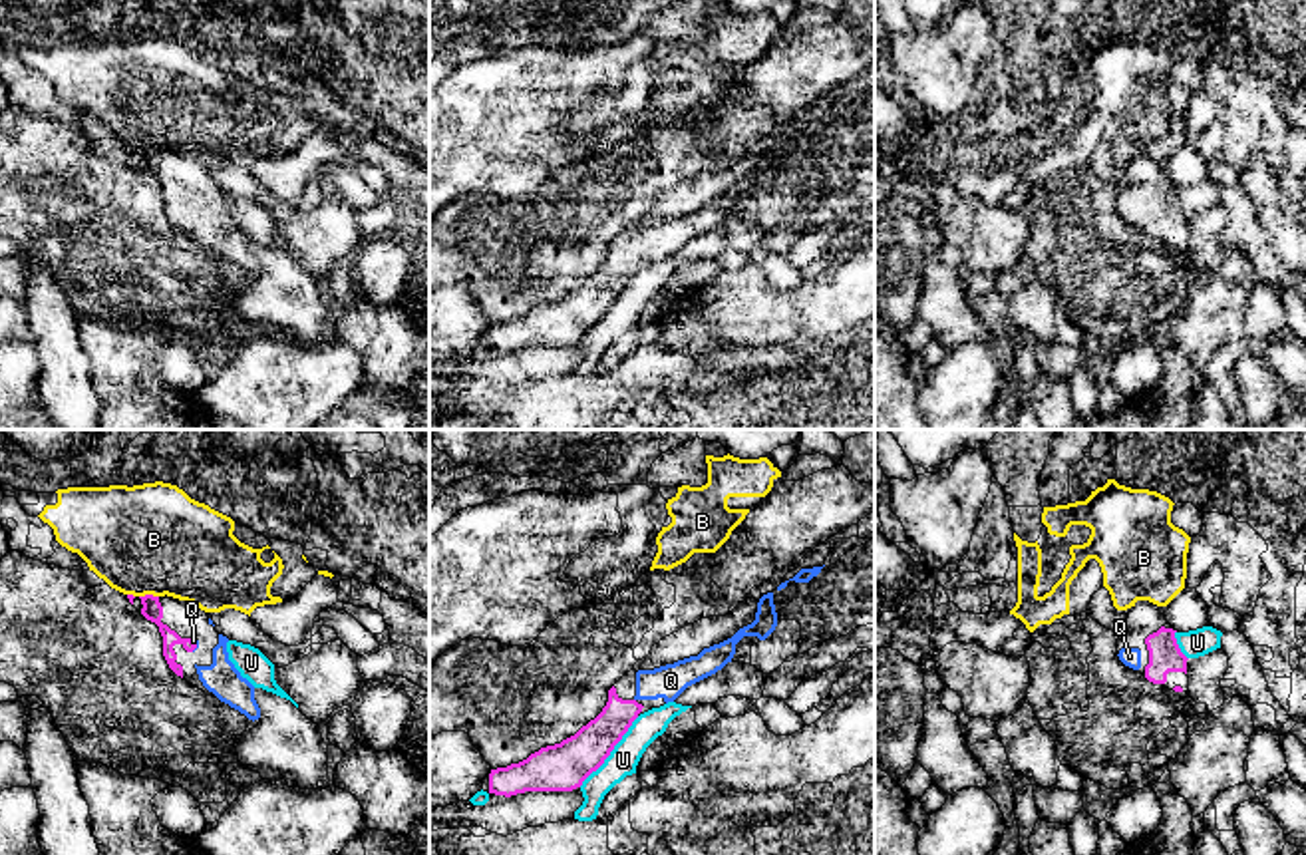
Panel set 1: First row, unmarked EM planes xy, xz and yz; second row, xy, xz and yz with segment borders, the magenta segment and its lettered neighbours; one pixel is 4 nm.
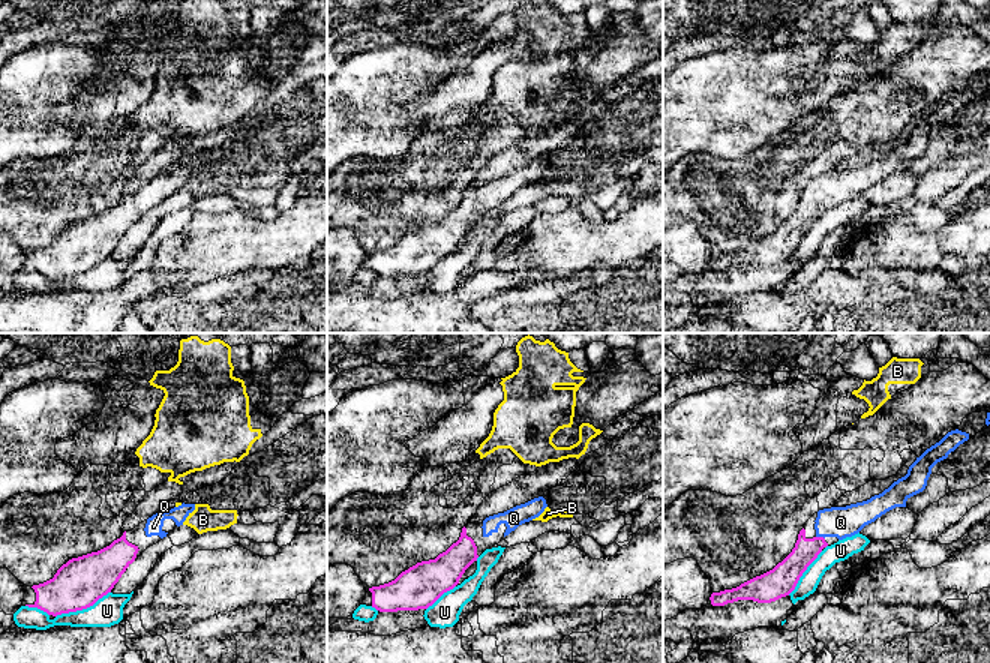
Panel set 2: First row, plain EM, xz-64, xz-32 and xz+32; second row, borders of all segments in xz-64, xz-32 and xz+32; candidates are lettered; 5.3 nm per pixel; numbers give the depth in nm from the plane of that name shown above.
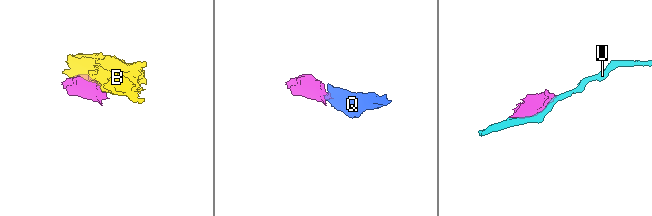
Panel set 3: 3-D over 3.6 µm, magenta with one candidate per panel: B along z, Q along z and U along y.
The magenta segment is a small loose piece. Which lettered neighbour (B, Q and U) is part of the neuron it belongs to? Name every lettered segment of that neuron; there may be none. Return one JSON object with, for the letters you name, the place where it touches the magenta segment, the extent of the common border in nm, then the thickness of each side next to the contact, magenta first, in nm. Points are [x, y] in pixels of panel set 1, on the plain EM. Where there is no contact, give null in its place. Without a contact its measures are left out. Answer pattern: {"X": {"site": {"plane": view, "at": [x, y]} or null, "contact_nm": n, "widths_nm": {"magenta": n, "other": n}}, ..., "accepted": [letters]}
{"Q": {"site": {"plane": "xy", "at": [195, 201]}, "contact_nm": 50, "widths_nm": {"magenta": 80, "other": 20}}, "accepted": ["Q"]}

